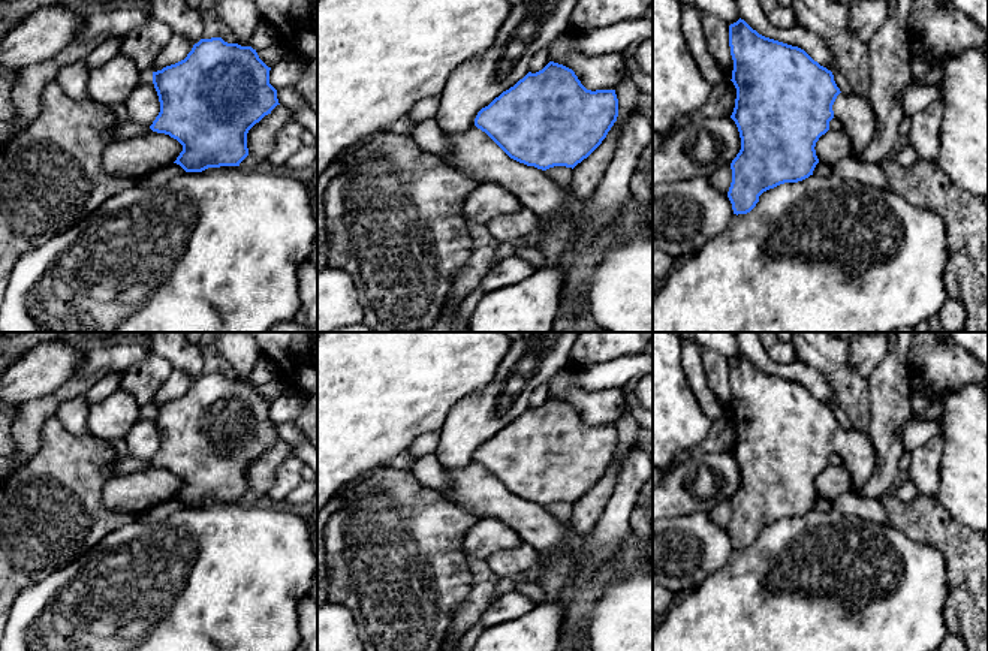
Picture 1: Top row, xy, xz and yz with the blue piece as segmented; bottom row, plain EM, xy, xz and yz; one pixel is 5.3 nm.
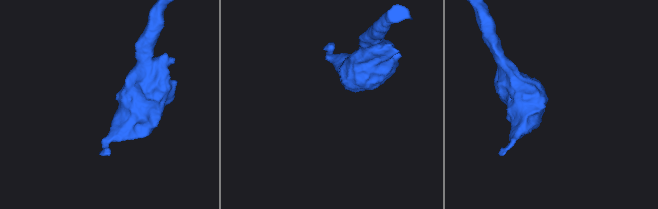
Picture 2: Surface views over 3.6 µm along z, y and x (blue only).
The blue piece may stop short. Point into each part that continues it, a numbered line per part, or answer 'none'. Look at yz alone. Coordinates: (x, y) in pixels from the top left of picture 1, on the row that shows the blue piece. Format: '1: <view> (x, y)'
1: yz (857, 117)

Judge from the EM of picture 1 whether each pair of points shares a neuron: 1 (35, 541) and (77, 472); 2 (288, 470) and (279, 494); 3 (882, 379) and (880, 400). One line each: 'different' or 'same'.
1: same
2: same
3: same

